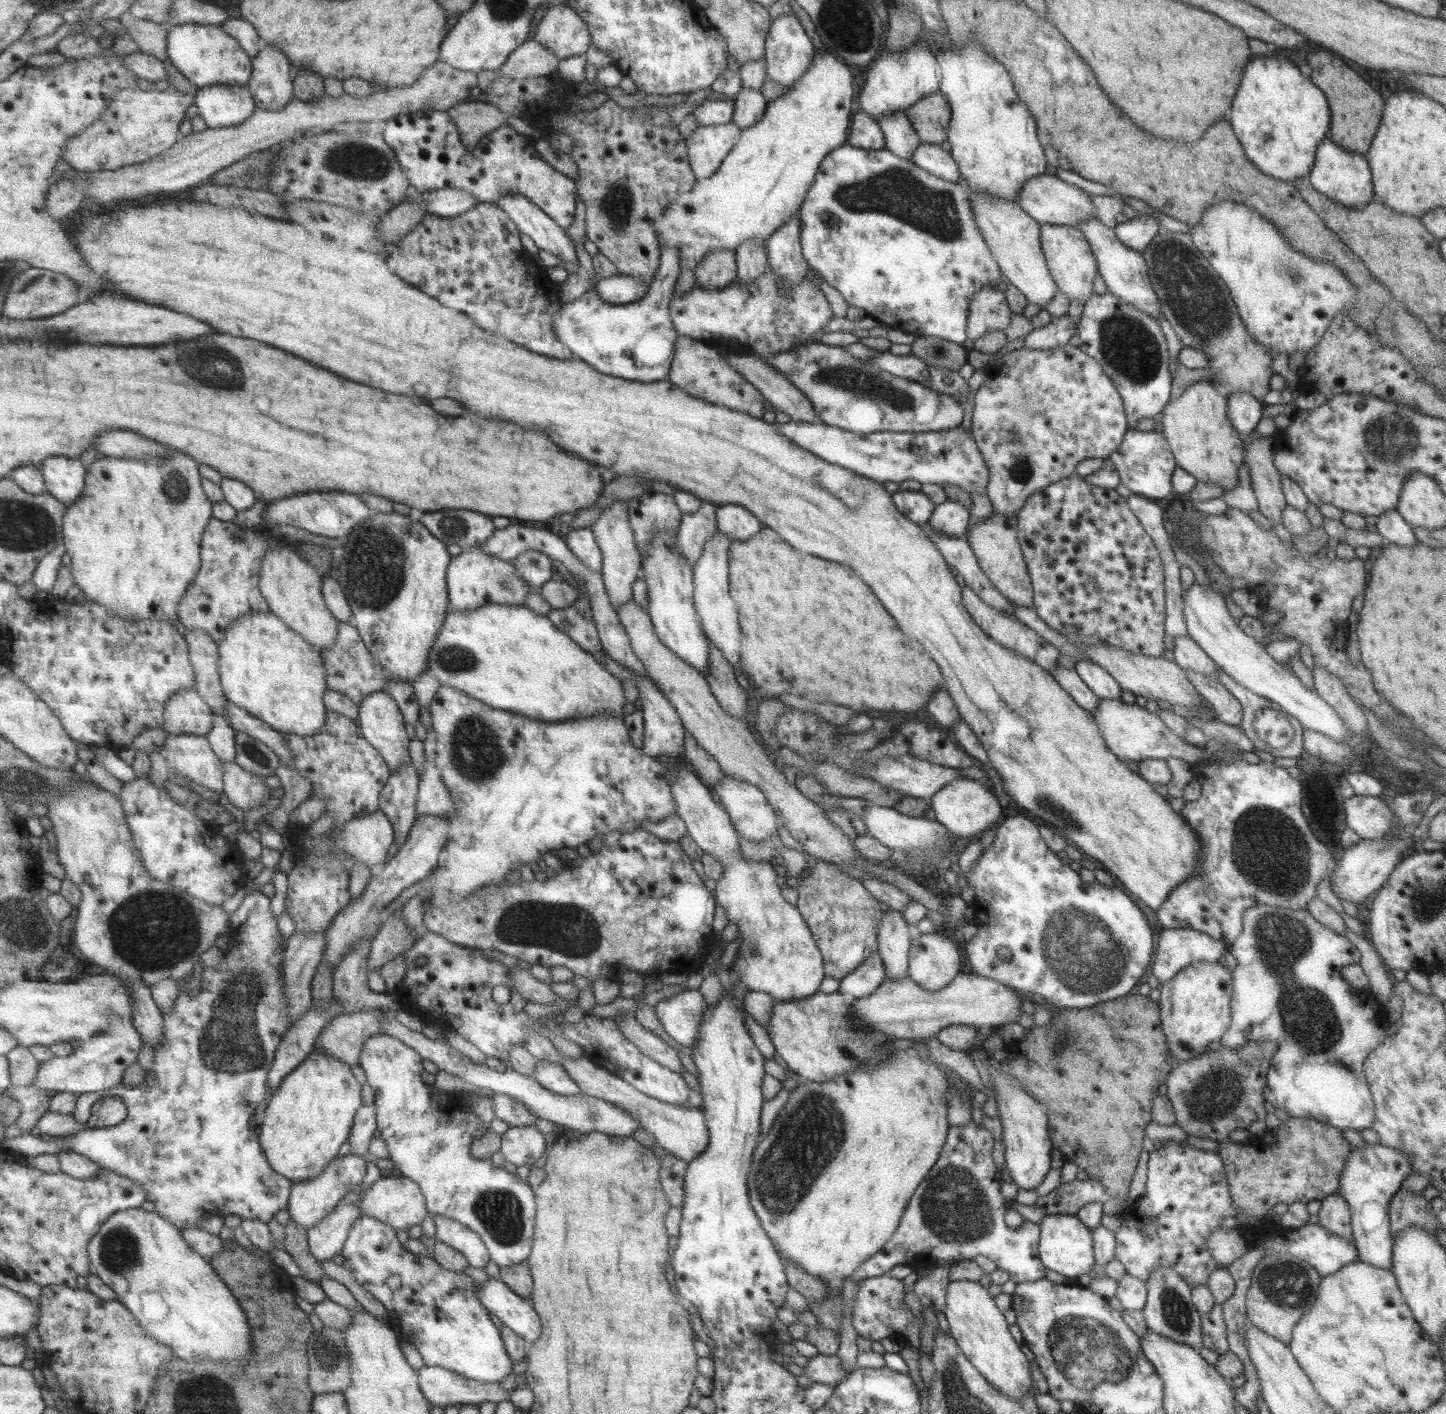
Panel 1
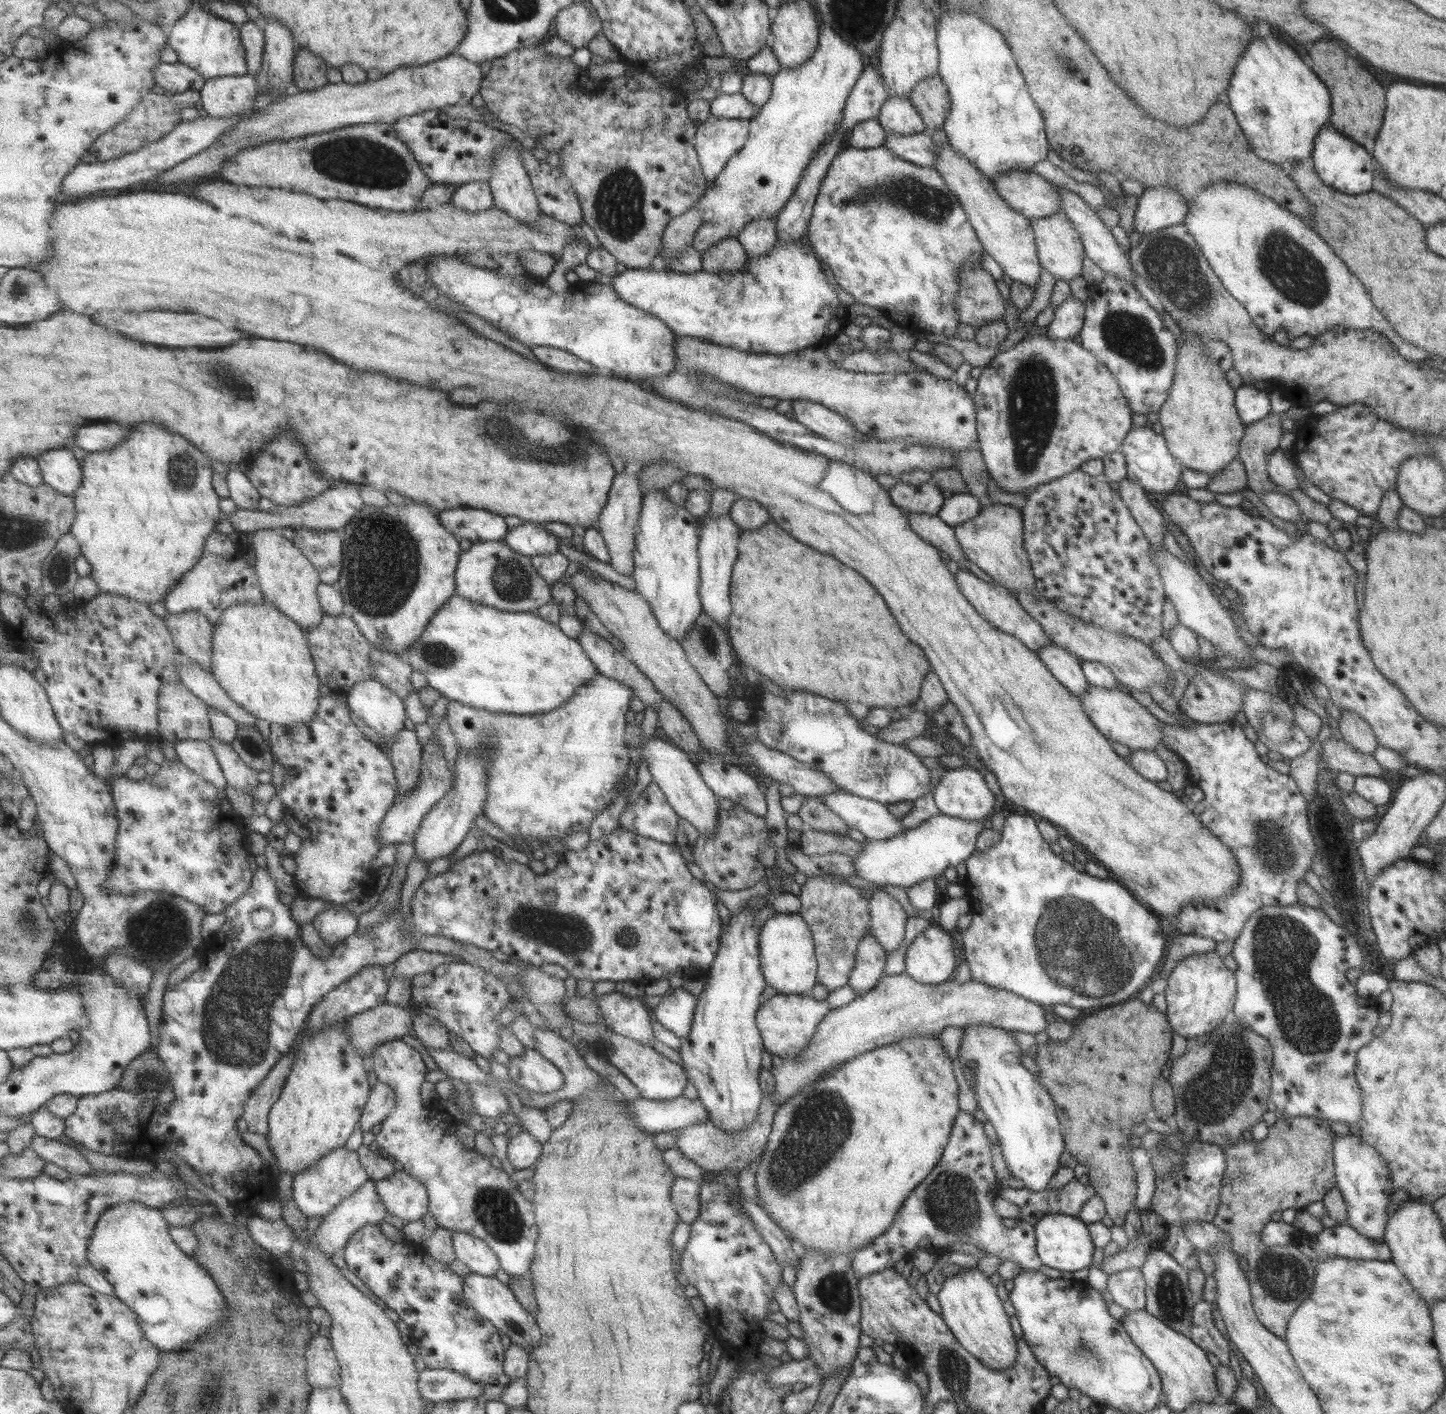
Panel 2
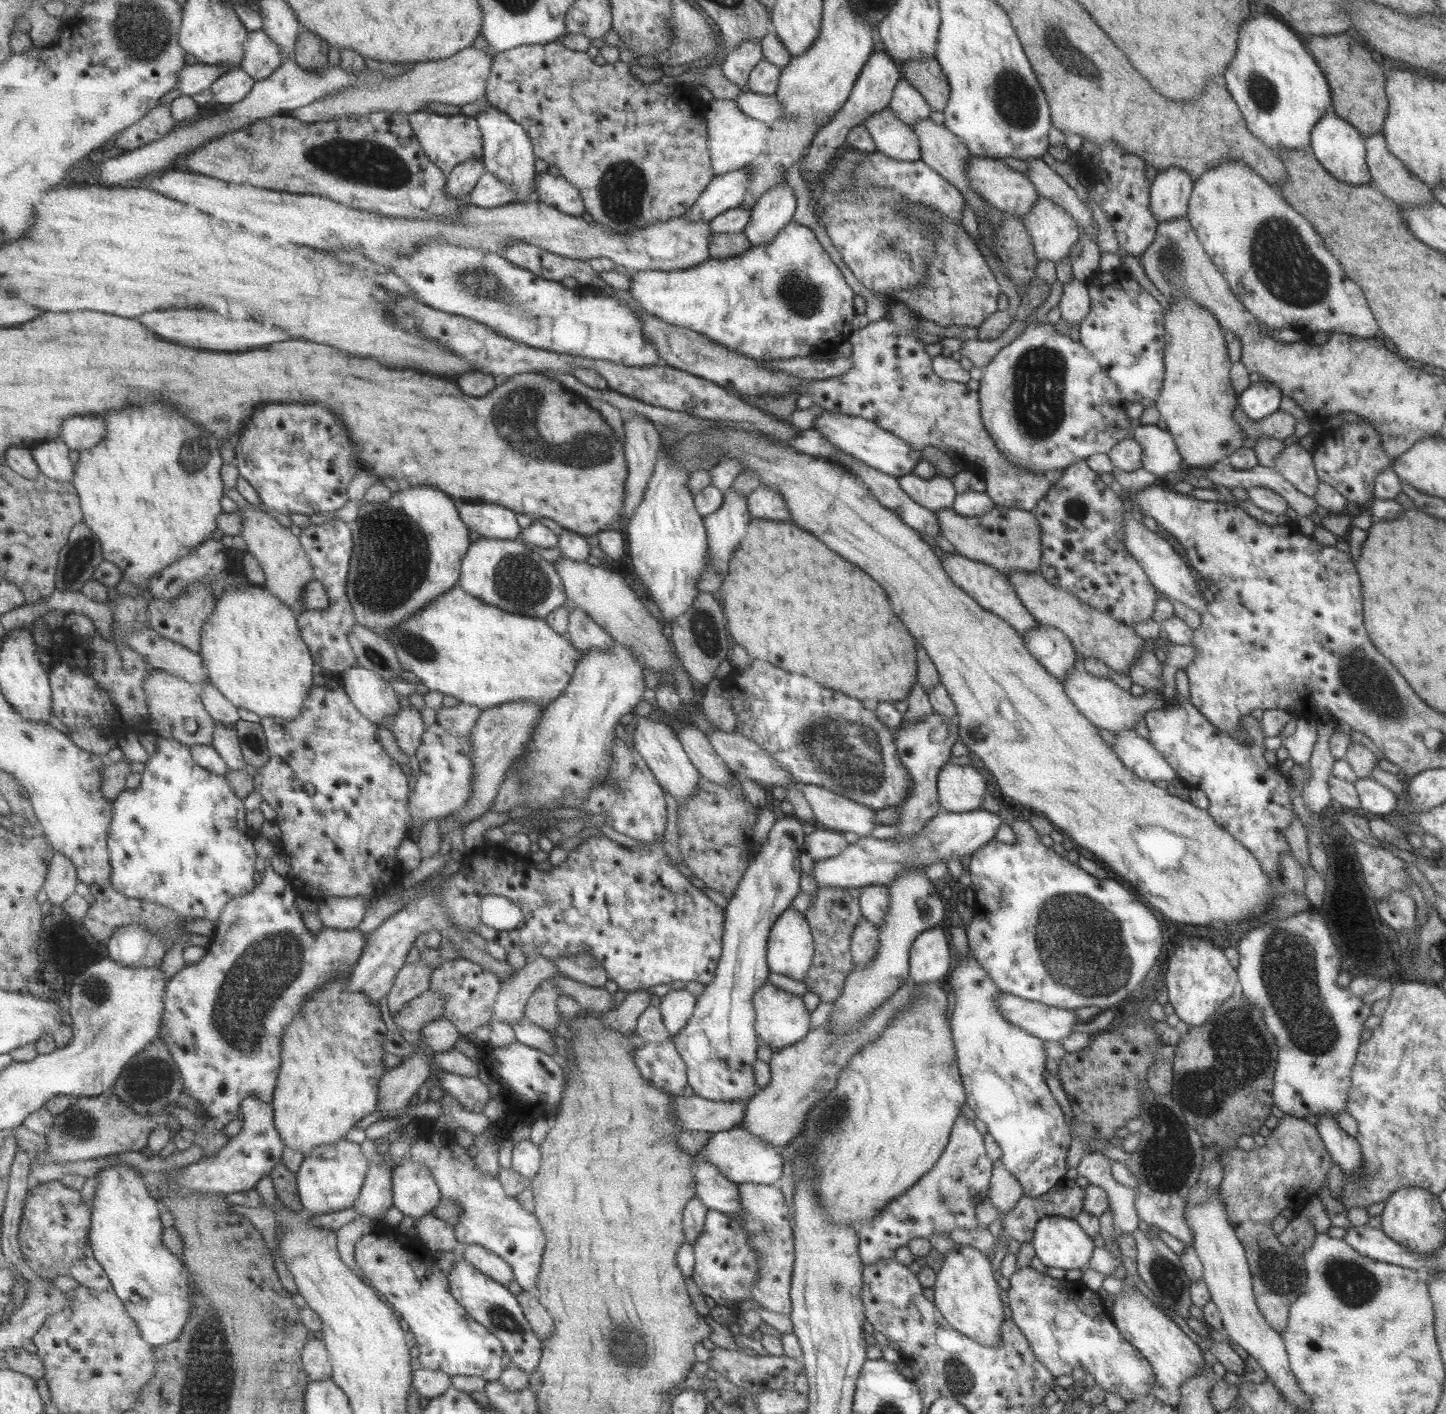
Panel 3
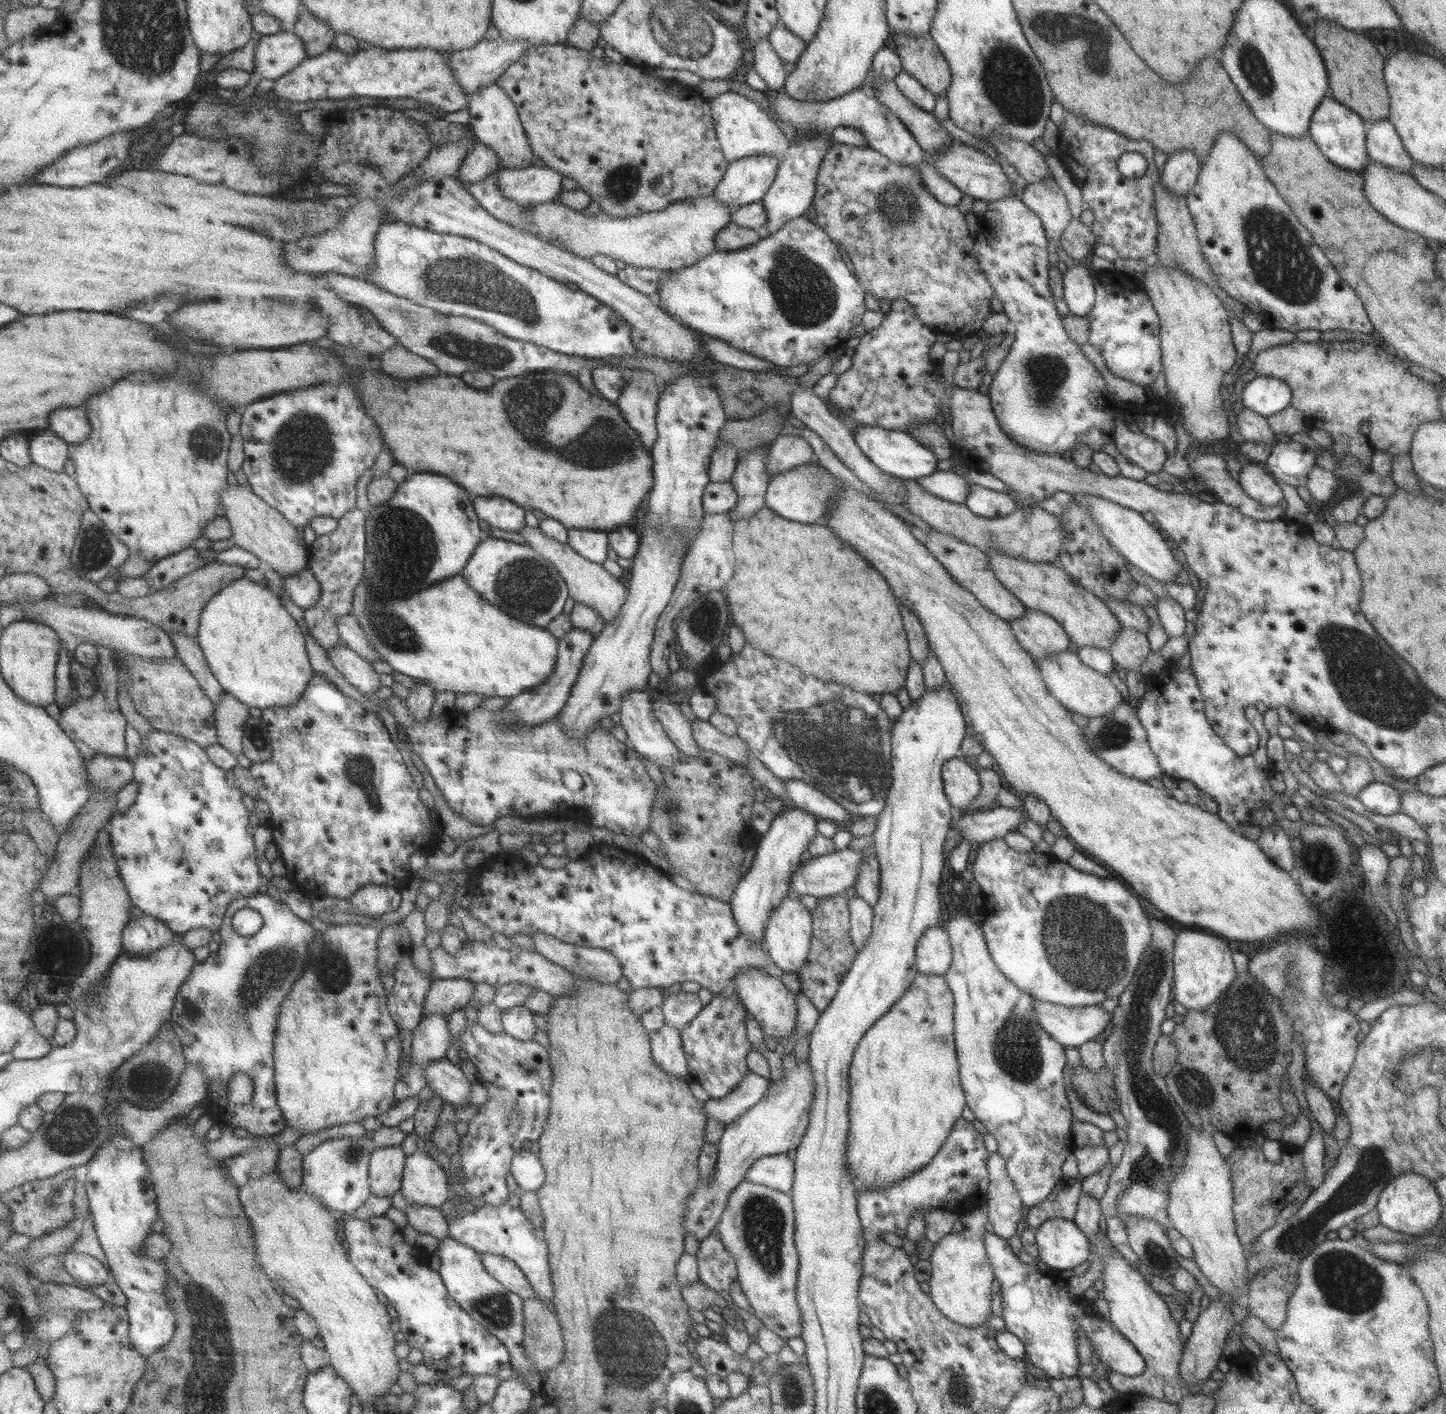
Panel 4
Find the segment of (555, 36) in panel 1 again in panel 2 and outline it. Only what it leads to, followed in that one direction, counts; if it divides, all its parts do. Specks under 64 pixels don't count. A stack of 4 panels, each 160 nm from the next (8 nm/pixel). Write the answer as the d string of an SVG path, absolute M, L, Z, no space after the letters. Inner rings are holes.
M581 2L565 6L556 14L552 36L568 42L575 49L586 47L597 33L601 32L596 12L592 15Z

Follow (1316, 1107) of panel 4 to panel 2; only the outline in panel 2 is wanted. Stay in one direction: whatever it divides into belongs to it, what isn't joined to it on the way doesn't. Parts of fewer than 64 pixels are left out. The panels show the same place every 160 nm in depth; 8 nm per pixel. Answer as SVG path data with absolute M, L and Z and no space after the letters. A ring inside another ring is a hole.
M1336 1136L1333 1141L1334 1178L1337 1191L1345 1200L1346 1219L1345 1224L1355 1229L1369 1241L1380 1242L1387 1225L1387 1205L1392 1195L1389 1184L1389 1170L1387 1163L1381 1160L1381 1155L1369 1143L1360 1136Z

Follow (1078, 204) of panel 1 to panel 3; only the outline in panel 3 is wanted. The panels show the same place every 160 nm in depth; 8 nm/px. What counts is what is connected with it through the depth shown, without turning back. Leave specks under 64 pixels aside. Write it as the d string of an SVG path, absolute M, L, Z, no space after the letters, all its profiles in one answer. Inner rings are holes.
M971 156L967 167L969 186L996 210L1007 215L1023 217L1037 201L1038 192L1025 173L1013 170L1003 160Z

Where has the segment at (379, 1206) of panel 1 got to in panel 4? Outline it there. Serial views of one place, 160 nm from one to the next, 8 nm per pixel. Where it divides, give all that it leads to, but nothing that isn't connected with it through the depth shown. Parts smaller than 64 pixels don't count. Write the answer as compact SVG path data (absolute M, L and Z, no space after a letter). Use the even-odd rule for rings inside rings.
M416 1150L408 1156L402 1184L407 1205L439 1208L452 1194L447 1172L428 1153Z

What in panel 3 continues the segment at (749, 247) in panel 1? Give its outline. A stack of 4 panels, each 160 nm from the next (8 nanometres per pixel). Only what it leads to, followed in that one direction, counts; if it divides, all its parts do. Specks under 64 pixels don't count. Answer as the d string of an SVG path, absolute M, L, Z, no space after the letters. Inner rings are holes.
M785 180L764 192L751 207L751 216L742 231L749 245L761 246L771 243L773 238L791 222L796 206L797 201Z

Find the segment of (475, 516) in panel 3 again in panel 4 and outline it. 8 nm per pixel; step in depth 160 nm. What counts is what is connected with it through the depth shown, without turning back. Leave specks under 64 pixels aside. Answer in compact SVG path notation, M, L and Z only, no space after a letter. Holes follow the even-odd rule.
M491 496L491 498L473 498L478 517L486 520L490 526L501 530L517 532L523 525L523 510L517 508L511 500Z

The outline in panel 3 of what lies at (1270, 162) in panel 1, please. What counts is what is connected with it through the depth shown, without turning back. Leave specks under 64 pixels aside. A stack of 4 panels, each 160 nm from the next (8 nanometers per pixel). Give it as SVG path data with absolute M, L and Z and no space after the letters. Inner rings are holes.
M1259 9L1255 17L1248 16L1238 32L1237 54L1225 68L1223 83L1238 106L1247 130L1267 148L1299 150L1310 144L1311 129L1330 110L1330 88L1327 79L1291 28L1268 10Z

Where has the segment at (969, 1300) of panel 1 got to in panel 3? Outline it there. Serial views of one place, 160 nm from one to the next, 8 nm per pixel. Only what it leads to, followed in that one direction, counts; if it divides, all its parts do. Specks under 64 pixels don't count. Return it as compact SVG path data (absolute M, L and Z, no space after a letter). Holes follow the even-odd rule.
M961 1245L944 1254L932 1289L934 1306L953 1330L981 1346L997 1348L1000 1345L1001 1325L1004 1323L1003 1304L999 1298L1001 1290L993 1279L990 1260L985 1253Z

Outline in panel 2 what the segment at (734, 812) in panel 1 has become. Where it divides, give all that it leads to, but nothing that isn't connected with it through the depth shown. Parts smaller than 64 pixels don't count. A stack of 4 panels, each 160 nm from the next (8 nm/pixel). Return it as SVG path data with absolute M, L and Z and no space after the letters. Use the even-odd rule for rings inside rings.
M701 752L694 759L701 778L705 781L707 788L718 798L729 798L733 806L742 806L745 811L755 814L757 817L763 817L766 813L764 795L759 791L757 781L751 778L746 772L743 772L736 766L723 762L715 755L709 755Z

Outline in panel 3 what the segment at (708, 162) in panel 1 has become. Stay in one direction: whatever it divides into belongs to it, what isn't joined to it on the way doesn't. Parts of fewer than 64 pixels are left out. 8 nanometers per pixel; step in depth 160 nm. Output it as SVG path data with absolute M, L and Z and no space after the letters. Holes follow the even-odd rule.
M711 99L705 111L706 141L711 172L717 176L743 168L758 154L766 151L768 125L745 116L734 100Z

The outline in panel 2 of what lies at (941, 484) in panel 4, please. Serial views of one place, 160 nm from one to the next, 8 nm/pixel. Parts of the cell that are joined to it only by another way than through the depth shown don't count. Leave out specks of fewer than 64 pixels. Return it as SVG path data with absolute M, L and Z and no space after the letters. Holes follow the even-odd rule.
M930 481L921 485L898 482L888 490L891 502L902 512L937 514L943 504L941 489Z

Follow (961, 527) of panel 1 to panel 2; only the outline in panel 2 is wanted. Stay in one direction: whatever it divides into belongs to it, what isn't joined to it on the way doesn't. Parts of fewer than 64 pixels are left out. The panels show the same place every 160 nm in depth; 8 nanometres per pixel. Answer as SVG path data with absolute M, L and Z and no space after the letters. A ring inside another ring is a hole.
M969 493L952 494L943 501L937 516L947 525L955 528L971 520L981 510L977 499Z

